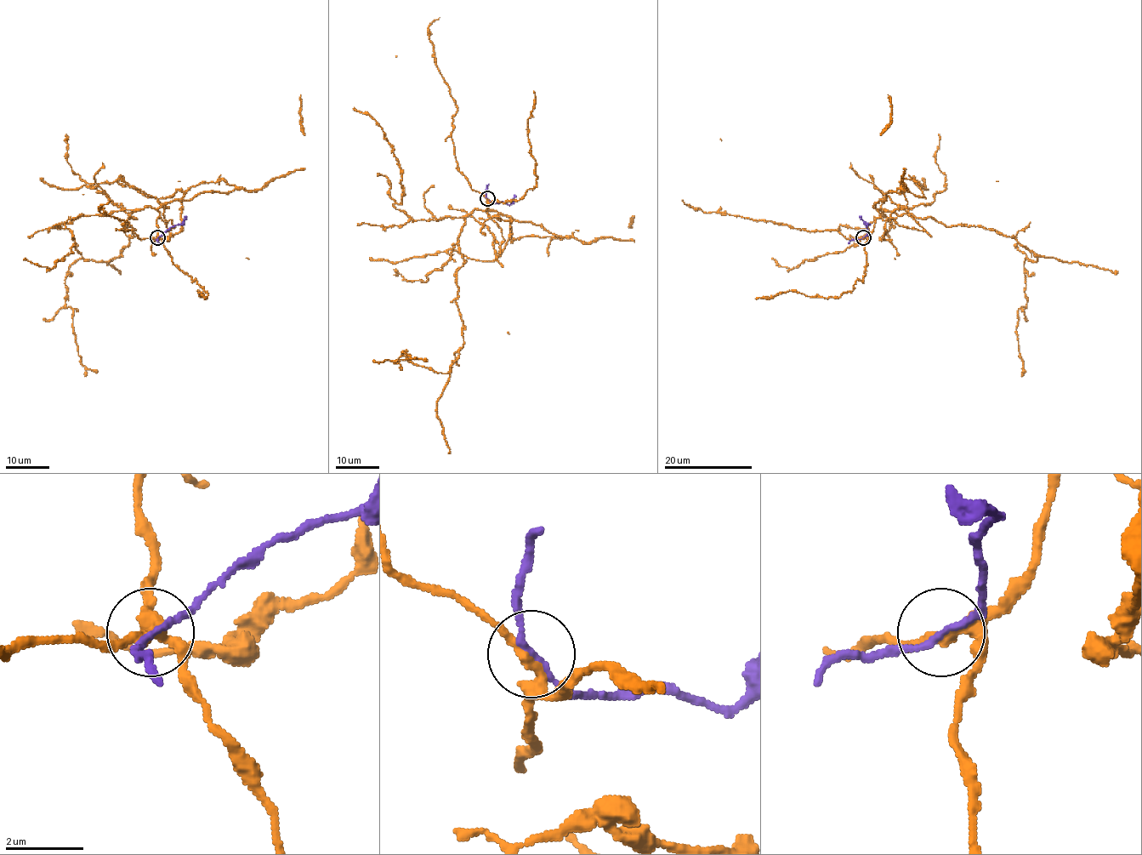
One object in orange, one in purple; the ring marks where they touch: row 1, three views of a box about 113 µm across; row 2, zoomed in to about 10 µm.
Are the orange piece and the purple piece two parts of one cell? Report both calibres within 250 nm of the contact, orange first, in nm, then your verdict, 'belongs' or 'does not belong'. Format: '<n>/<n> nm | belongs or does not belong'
240/150 nm | belongs

